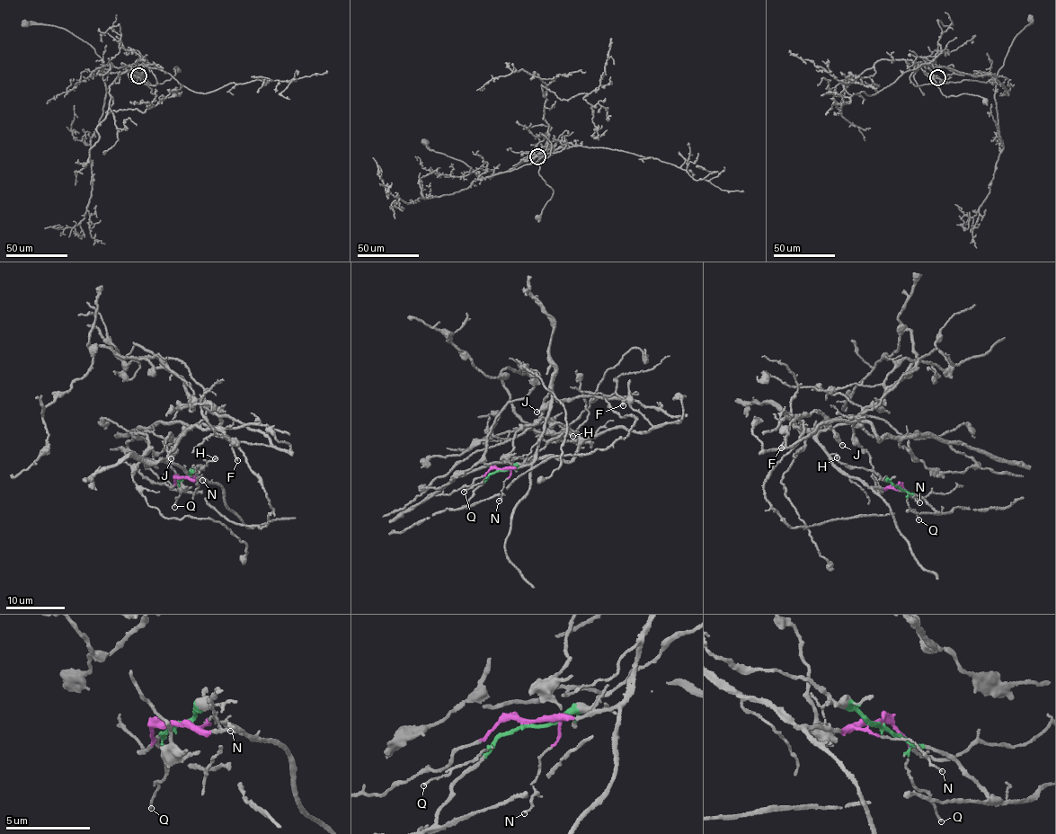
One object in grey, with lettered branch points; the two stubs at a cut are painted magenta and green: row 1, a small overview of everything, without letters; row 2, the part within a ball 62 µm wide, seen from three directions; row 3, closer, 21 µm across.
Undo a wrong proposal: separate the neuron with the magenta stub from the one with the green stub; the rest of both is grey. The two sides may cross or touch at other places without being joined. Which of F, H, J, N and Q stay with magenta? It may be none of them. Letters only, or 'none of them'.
F, J, N

